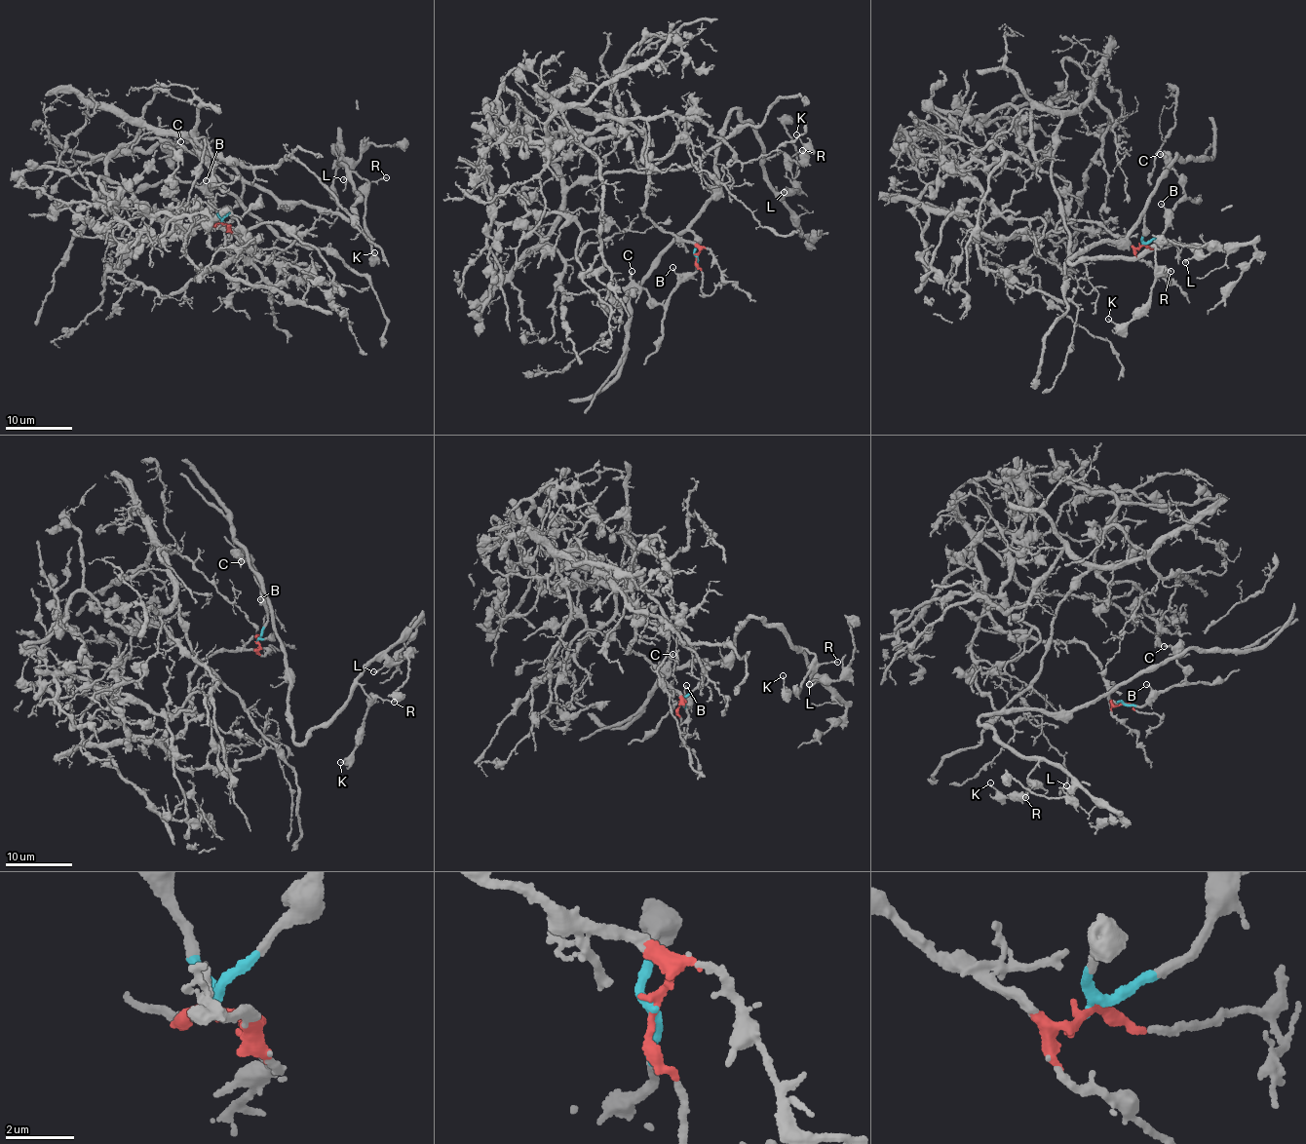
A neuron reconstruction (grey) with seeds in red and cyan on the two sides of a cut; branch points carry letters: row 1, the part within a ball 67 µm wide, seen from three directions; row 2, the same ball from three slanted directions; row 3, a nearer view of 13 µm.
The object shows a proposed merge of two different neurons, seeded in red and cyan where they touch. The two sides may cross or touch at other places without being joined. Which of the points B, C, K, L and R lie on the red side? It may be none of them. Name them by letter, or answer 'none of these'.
none of these

